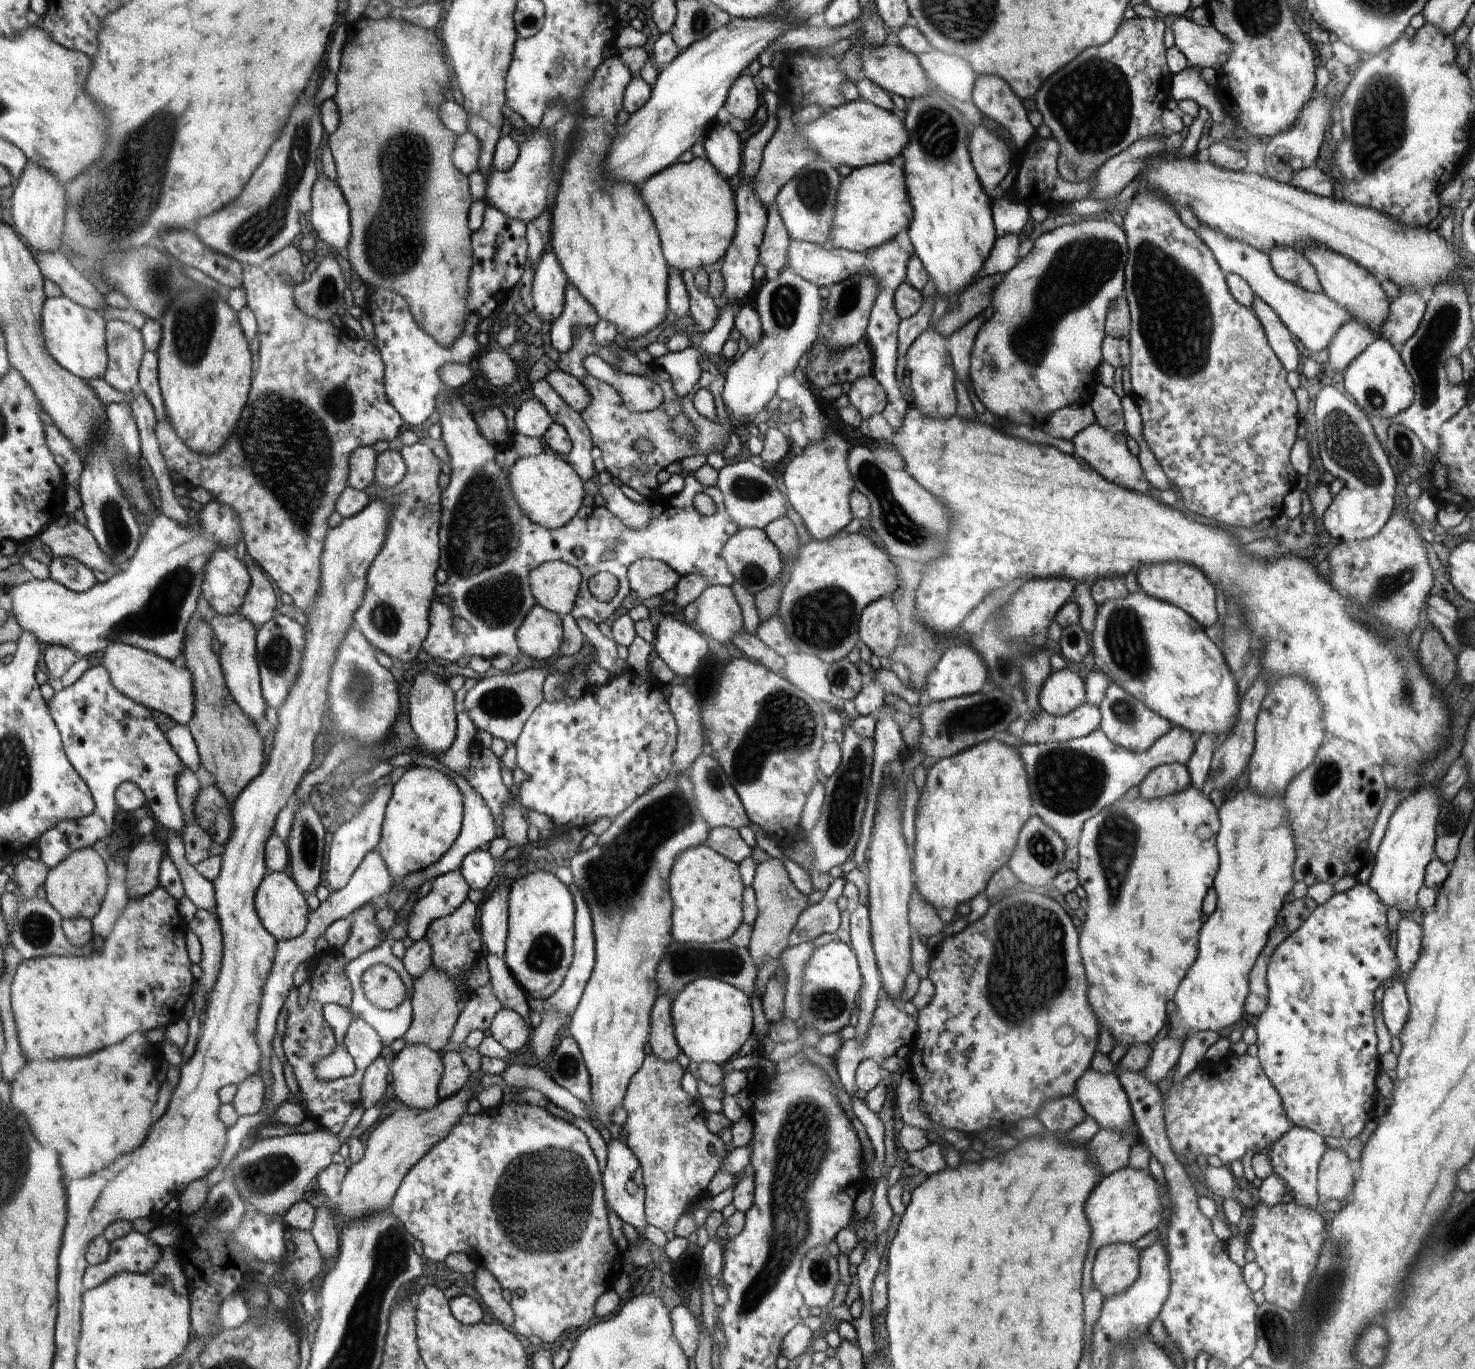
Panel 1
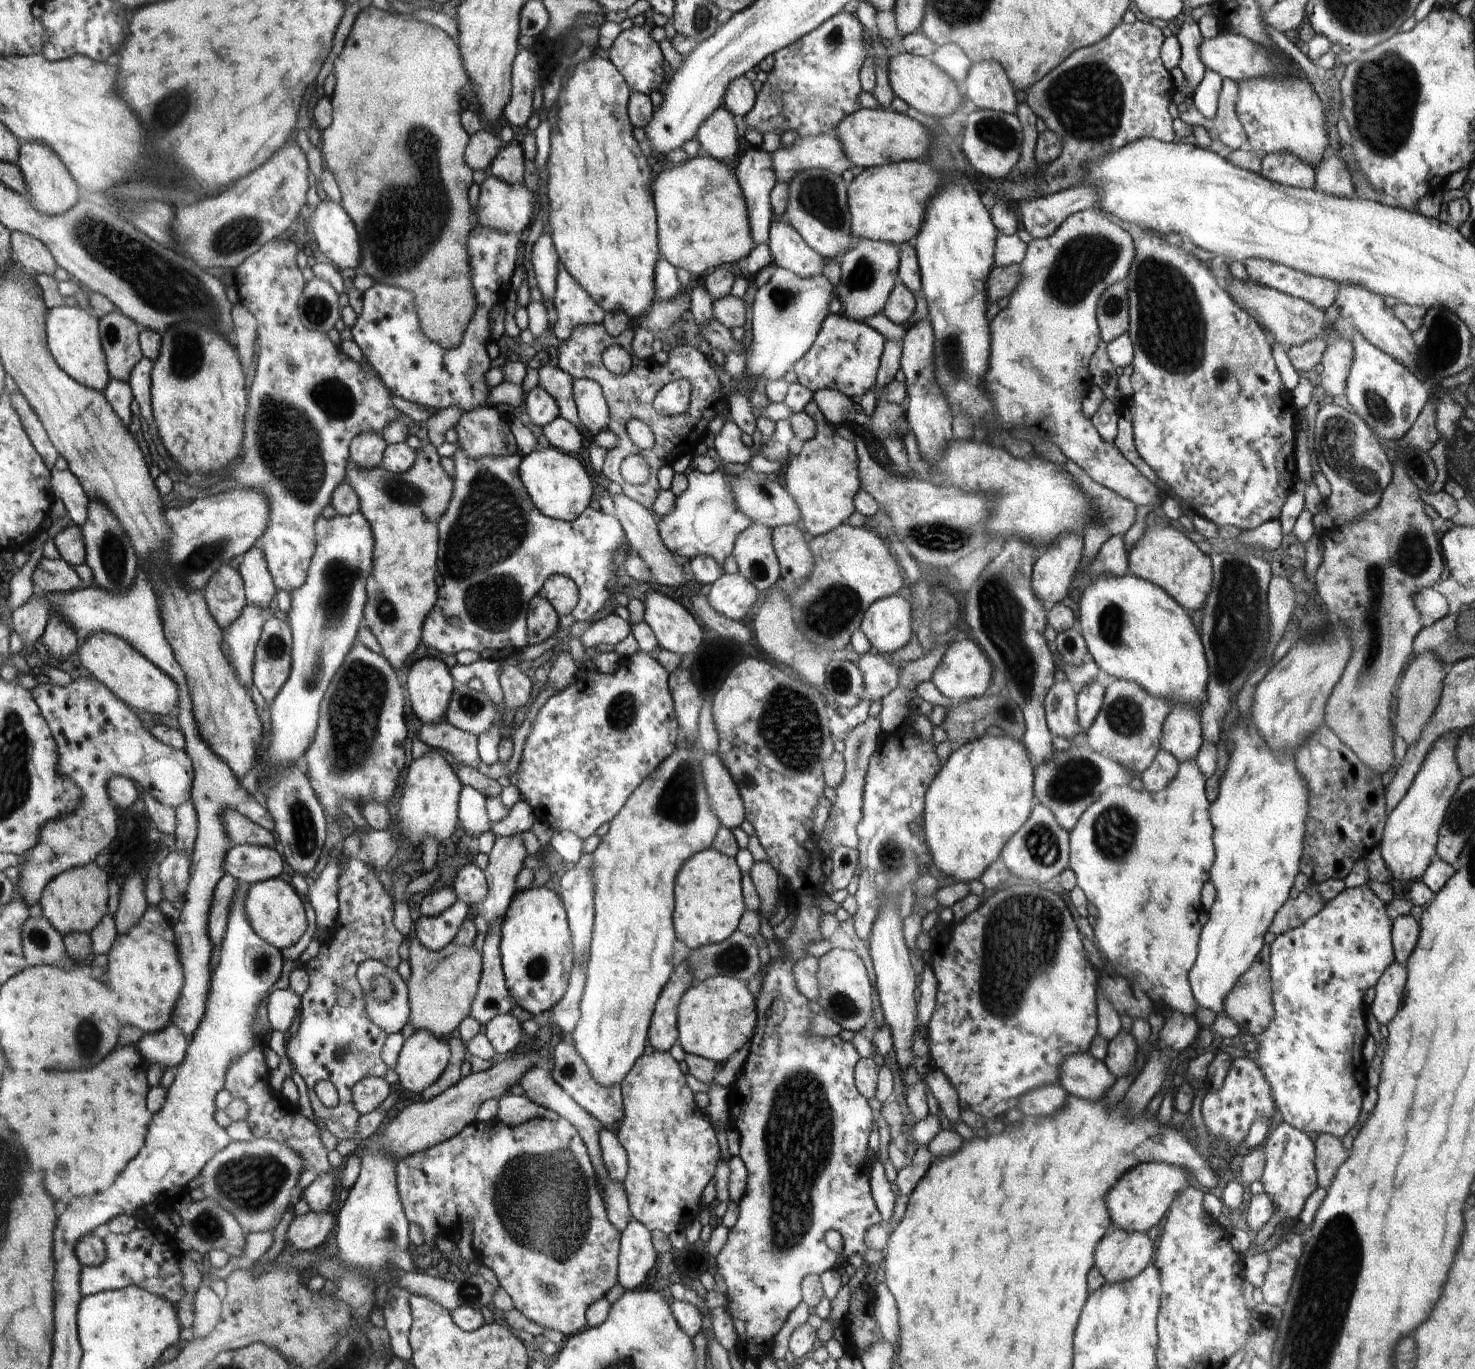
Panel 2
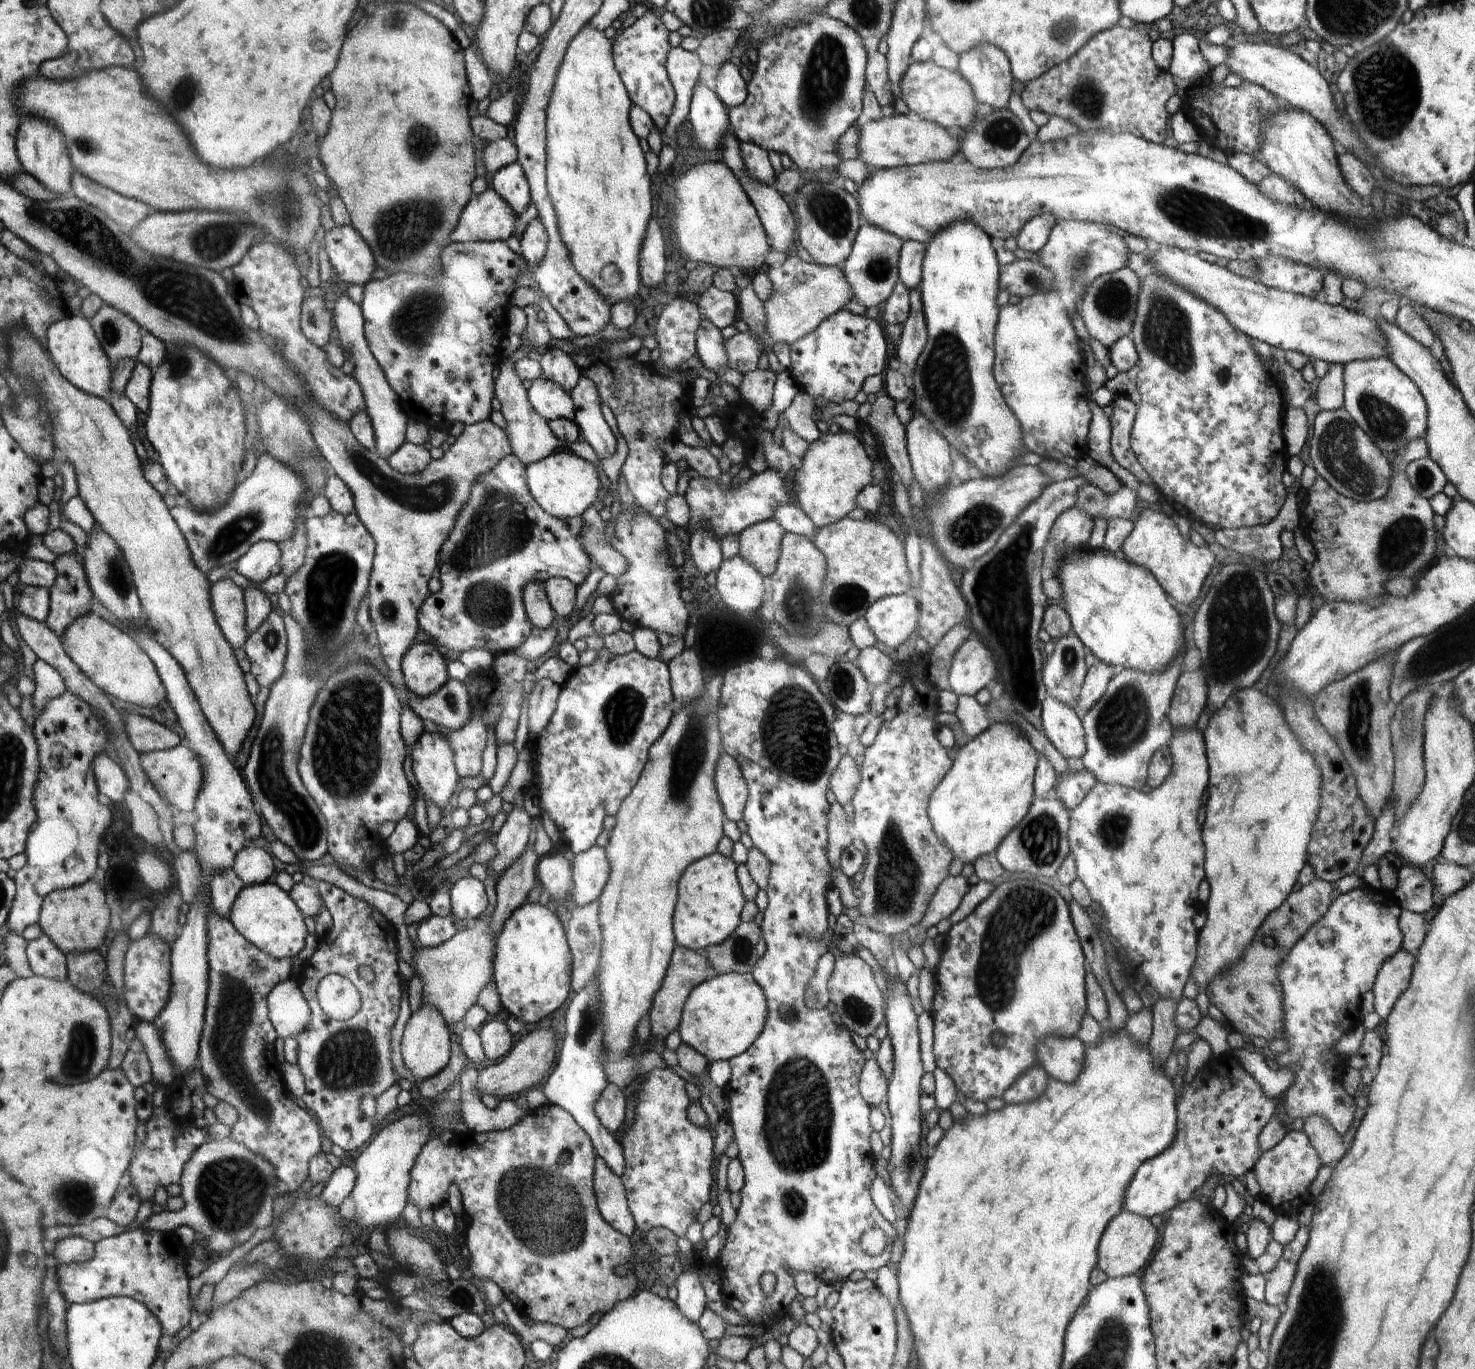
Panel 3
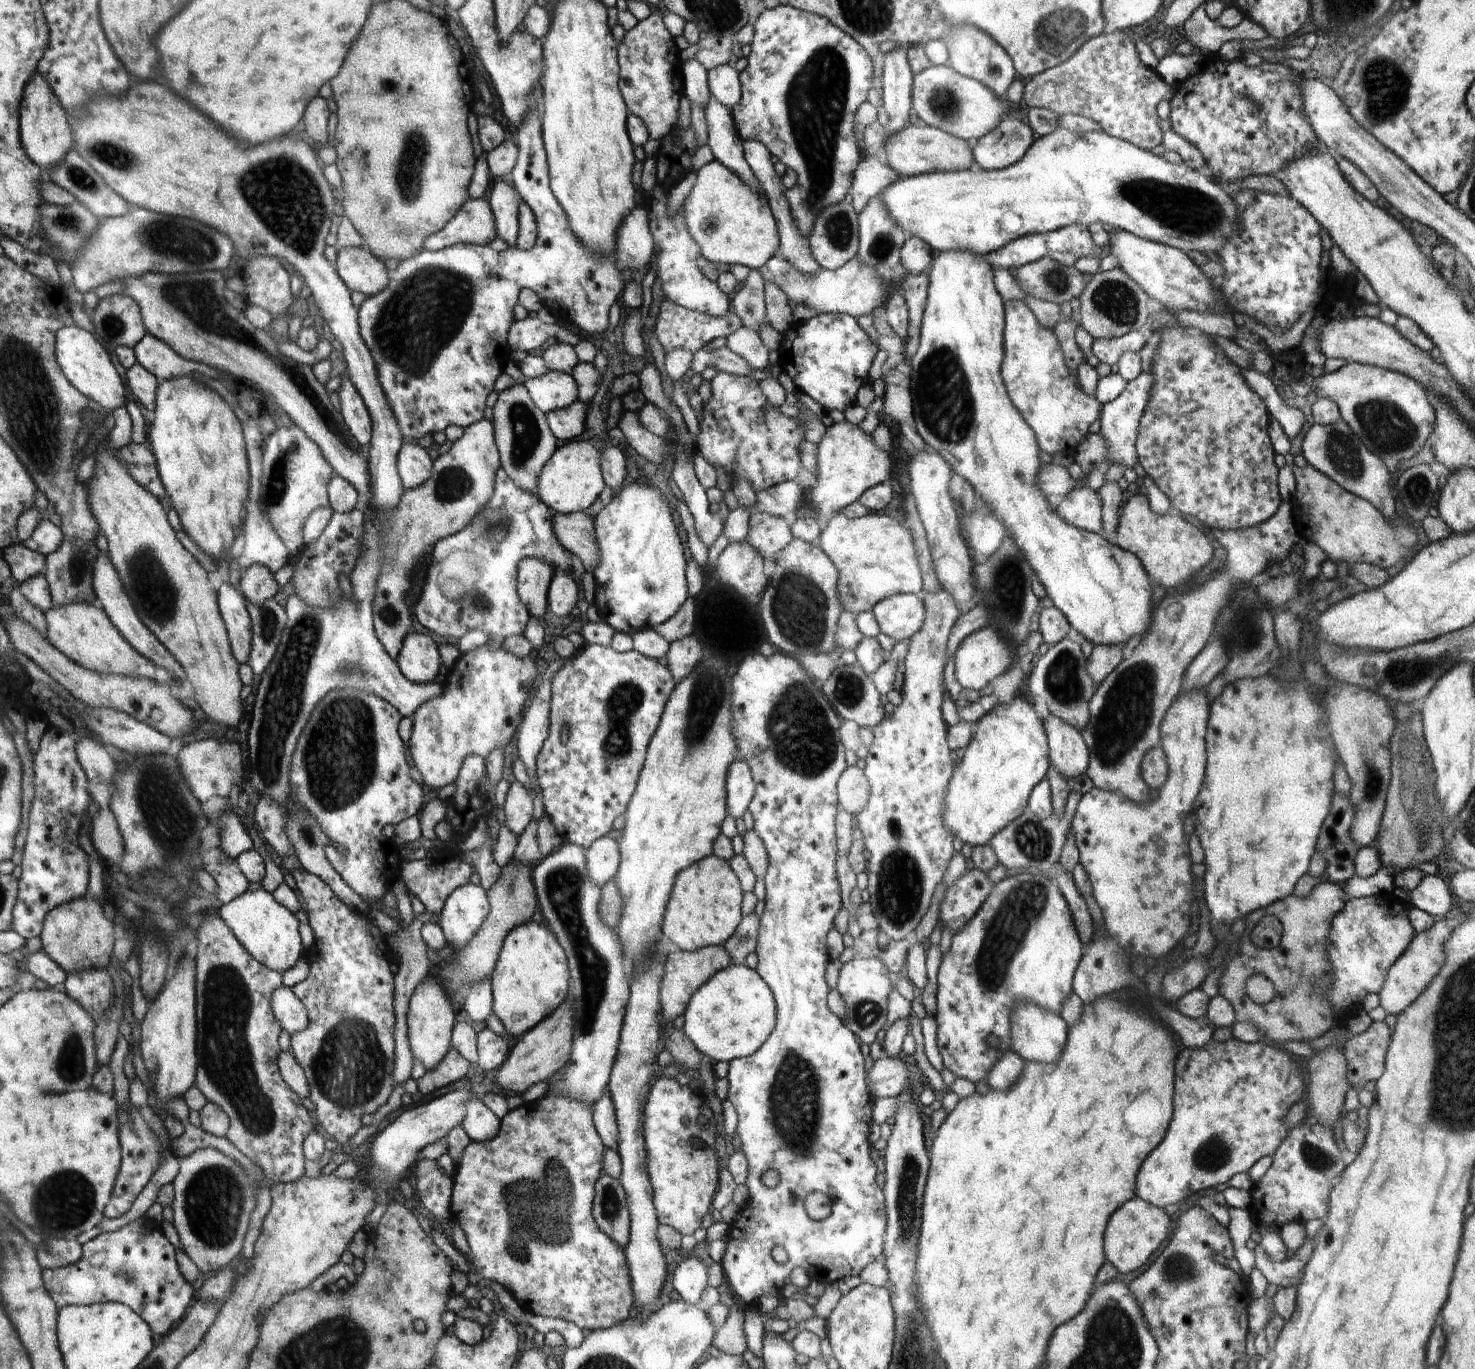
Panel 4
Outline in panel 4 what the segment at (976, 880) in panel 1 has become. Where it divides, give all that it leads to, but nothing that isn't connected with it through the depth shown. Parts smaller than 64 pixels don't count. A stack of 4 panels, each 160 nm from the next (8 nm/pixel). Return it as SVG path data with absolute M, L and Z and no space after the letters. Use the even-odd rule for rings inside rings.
M1024 695L1014 698L1010 704L992 704L991 709L975 722L973 737L965 749L964 757L958 761L955 775L948 783L943 821L963 844L970 844L974 848L988 845L999 830L1022 814L1032 789L1047 776L1051 764L1043 719Z

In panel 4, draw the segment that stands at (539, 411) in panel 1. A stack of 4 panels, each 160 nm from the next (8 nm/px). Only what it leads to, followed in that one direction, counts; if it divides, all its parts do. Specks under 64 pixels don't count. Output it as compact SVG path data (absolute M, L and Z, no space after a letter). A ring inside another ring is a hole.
M549 370L542 376L525 380L523 384L527 388L530 398L534 401L534 404L544 414L554 409L561 409L566 405L570 406L572 401L579 398L579 388L571 374Z

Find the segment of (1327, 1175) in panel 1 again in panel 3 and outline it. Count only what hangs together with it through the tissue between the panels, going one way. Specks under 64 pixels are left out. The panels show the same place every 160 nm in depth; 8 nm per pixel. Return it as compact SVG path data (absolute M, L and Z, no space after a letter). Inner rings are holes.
M1310 1115L1304 1120L1303 1131L1316 1149L1321 1166L1335 1165L1347 1152L1340 1136L1326 1117Z

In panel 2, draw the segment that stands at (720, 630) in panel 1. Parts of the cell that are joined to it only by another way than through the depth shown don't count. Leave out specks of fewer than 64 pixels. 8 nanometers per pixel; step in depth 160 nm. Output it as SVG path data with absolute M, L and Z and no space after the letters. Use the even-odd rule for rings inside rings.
M739 572L722 573L722 576L712 583L707 595L711 605L733 621L742 620L754 606L756 598L758 590Z

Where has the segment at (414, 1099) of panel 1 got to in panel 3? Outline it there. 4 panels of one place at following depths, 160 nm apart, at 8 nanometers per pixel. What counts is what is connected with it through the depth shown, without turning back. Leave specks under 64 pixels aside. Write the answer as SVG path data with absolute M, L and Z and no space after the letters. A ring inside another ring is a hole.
M424 1003L417 1012L410 1015L405 1024L401 1040L401 1055L406 1068L412 1072L416 1081L430 1079L447 1066L451 1058L451 1042L446 1021L447 1019L439 1009Z

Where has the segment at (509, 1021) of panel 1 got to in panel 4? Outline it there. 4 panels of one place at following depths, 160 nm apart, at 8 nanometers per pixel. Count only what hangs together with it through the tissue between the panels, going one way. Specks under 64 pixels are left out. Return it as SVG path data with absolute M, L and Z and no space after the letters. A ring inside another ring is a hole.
M488 1027L478 1034L478 1066L482 1070L498 1070L509 1055L511 1041L495 1035Z

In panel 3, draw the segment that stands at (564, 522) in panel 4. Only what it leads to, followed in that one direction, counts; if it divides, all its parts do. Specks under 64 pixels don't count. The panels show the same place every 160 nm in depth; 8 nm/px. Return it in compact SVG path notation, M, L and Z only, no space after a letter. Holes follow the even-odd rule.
M592 505L581 515L583 526L583 548L588 556L596 561L597 568L604 574L612 574L619 577L626 570L627 562L625 556L619 553L606 540L606 523L602 521L599 510Z

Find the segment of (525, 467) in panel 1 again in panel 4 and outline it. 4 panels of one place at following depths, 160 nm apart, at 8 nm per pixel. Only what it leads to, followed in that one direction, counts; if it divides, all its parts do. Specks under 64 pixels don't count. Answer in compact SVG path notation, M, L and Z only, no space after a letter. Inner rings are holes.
M608 437L606 439L602 438L591 438L588 440L574 440L574 441L569 441L567 443L564 443L561 447L558 447L554 452L553 455L550 457L550 460L546 462L546 464L542 467L542 470L540 471L540 474L538 475L538 480L537 480L537 494L539 496L539 499L548 506L548 508L554 510L554 512L559 512L565 515L569 515L570 513L573 512L582 512L583 510L586 510L588 506L592 506L594 504L594 500L600 496L600 492L604 490L604 479L603 479L603 472L600 472L600 465L602 462L602 456L603 453L601 452L601 447L604 447L605 444L604 442L610 442L608 440Z

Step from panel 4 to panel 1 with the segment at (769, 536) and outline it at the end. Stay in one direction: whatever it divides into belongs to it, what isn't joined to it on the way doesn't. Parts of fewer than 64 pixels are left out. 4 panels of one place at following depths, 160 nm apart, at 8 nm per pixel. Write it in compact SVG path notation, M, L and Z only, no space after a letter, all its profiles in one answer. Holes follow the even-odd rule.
M756 527L742 528L735 535L732 535L727 540L722 555L723 559L727 561L728 568L734 574L735 580L753 595L776 583L786 566L782 554L764 532L764 529Z

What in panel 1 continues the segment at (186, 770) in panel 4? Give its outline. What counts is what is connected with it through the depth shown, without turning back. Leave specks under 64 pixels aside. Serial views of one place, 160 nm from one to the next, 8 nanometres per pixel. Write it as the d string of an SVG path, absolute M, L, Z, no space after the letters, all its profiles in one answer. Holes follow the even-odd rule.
M96 663L80 676L76 684L64 686L48 702L63 733L68 756L91 789L95 801L92 815L68 819L40 840L39 860L50 871L70 858L73 852L92 847L94 842L106 836L110 838L116 814L114 792L127 781L136 783L143 790L147 805L164 828L182 832L186 817L178 801L178 780L184 768L188 768L154 724L148 707L121 693L112 684L107 669Z

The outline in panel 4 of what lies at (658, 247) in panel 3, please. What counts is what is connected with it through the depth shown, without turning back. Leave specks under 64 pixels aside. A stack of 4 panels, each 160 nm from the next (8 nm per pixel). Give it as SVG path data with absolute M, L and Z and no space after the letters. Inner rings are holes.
M632 208L618 225L615 238L615 257L626 268L650 264L654 241L648 226L647 210Z

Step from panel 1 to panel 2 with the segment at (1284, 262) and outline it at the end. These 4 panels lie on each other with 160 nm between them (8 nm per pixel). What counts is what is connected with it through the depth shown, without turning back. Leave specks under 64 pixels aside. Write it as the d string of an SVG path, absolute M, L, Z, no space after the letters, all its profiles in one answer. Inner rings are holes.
M1248 259L1243 265L1253 283L1305 300L1324 311L1335 303L1341 285L1266 259Z

